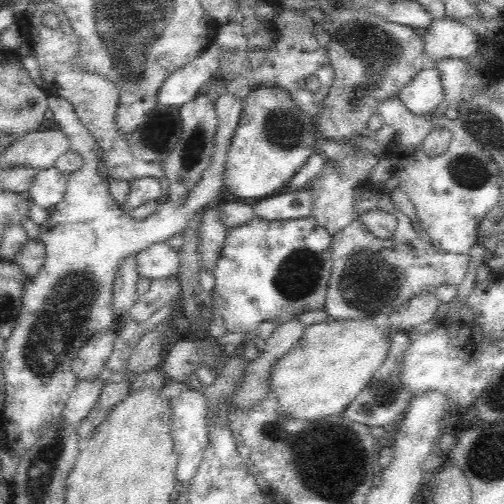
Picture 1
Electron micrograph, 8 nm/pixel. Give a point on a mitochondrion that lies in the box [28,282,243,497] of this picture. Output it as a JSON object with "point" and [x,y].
{"point":[43,462]}

